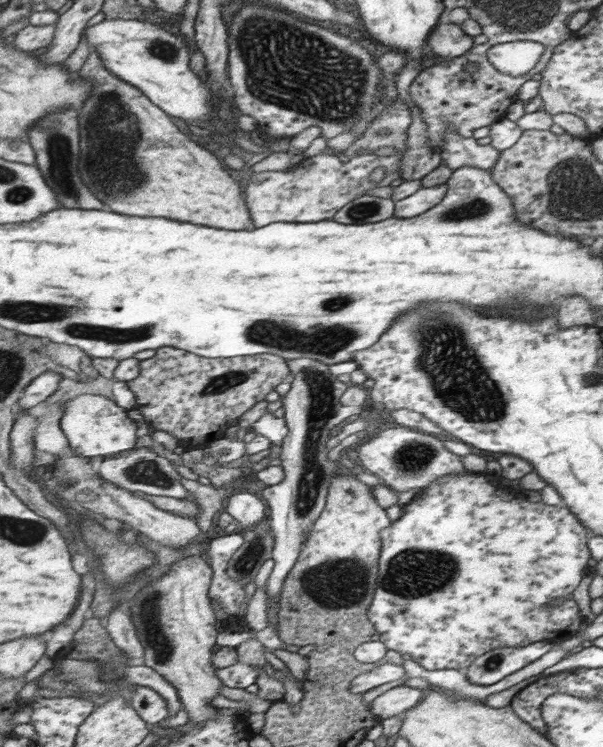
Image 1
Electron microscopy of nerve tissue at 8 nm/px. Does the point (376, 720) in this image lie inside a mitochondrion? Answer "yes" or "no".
no

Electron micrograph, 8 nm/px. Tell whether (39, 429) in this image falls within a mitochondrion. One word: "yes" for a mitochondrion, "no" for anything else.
no

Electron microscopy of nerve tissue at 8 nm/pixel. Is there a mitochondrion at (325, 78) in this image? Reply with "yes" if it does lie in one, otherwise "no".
yes

